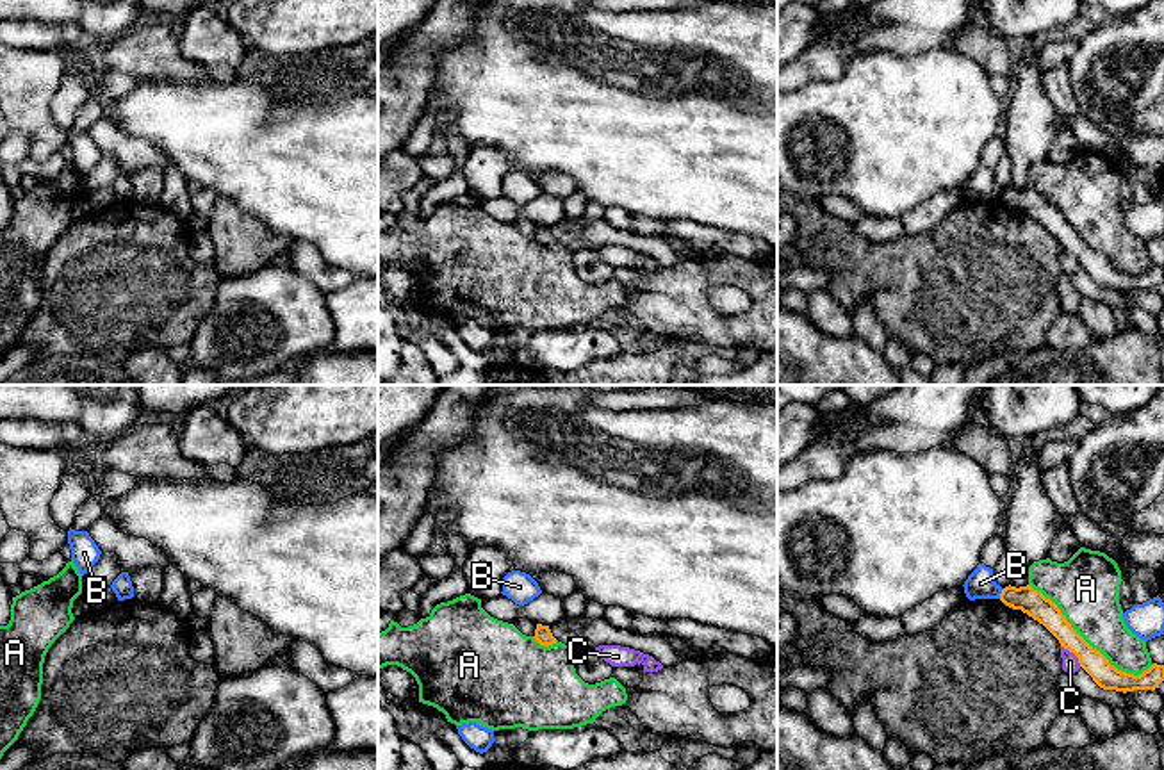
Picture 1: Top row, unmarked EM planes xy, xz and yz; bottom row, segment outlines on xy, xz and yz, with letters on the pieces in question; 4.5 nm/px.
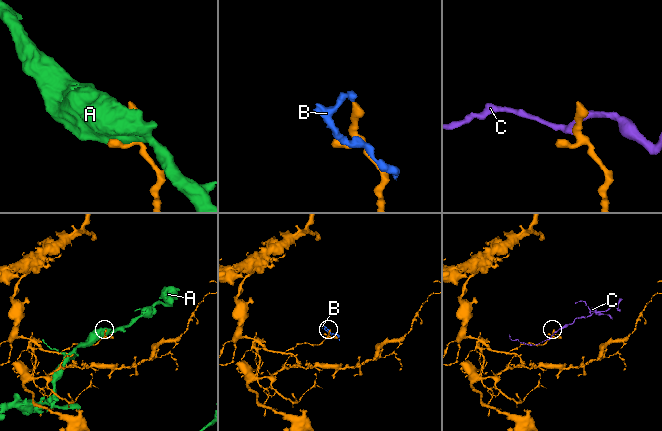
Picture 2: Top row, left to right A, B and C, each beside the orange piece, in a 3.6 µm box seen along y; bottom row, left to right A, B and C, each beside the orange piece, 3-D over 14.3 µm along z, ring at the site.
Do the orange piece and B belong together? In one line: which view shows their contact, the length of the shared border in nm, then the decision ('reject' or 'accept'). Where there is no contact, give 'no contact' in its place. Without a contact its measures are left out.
contact in yz; length 50 nm; reject

